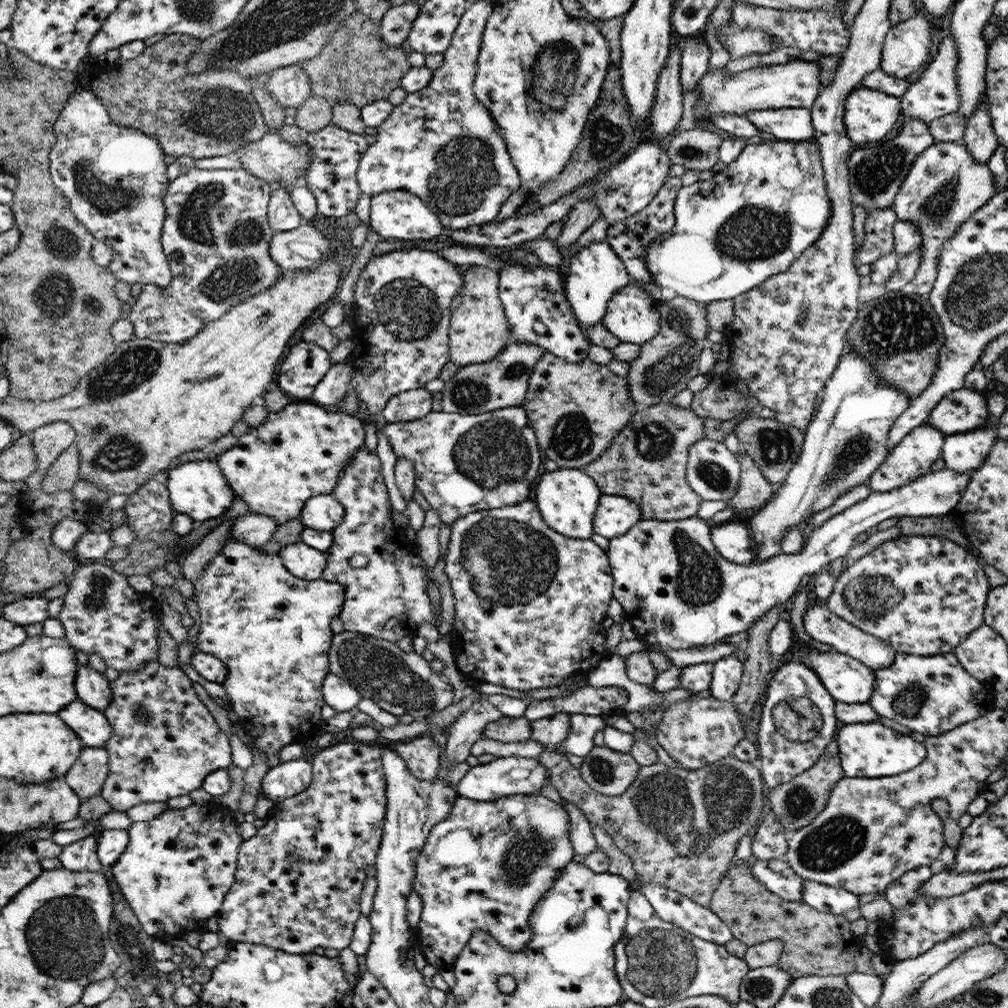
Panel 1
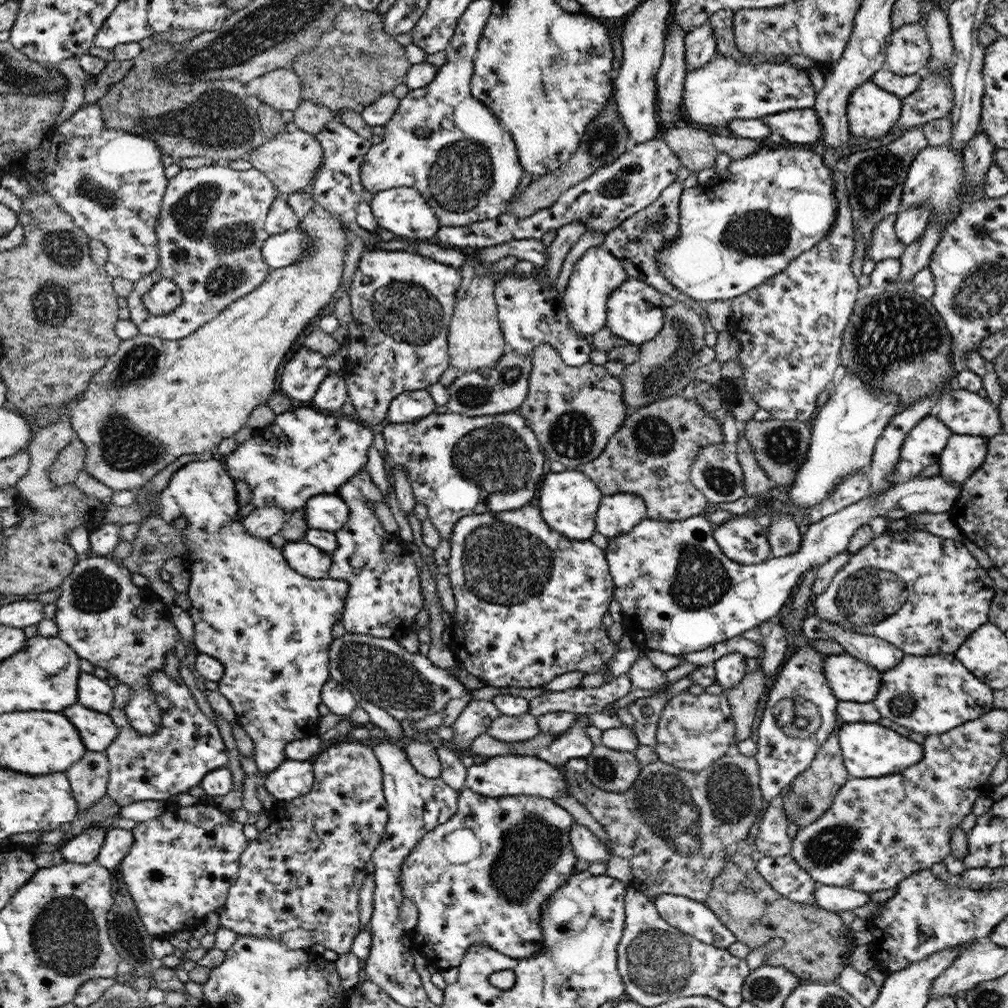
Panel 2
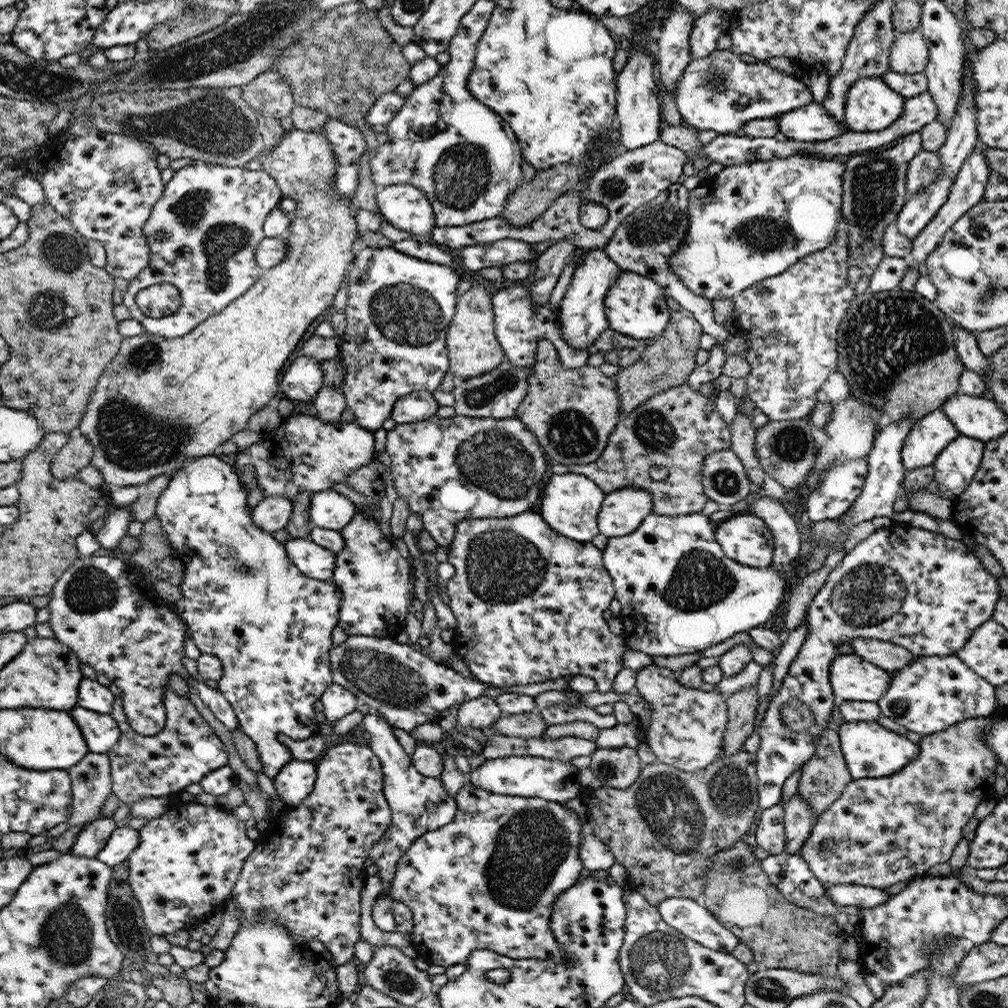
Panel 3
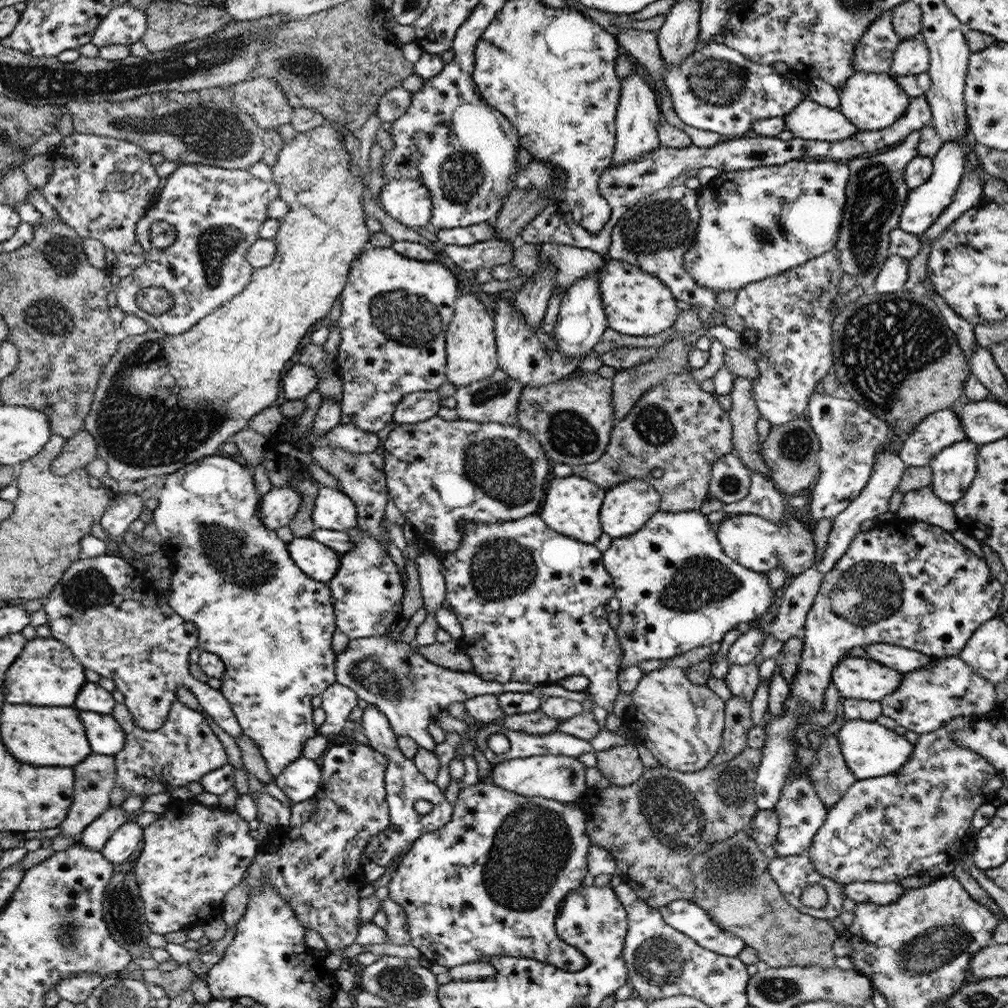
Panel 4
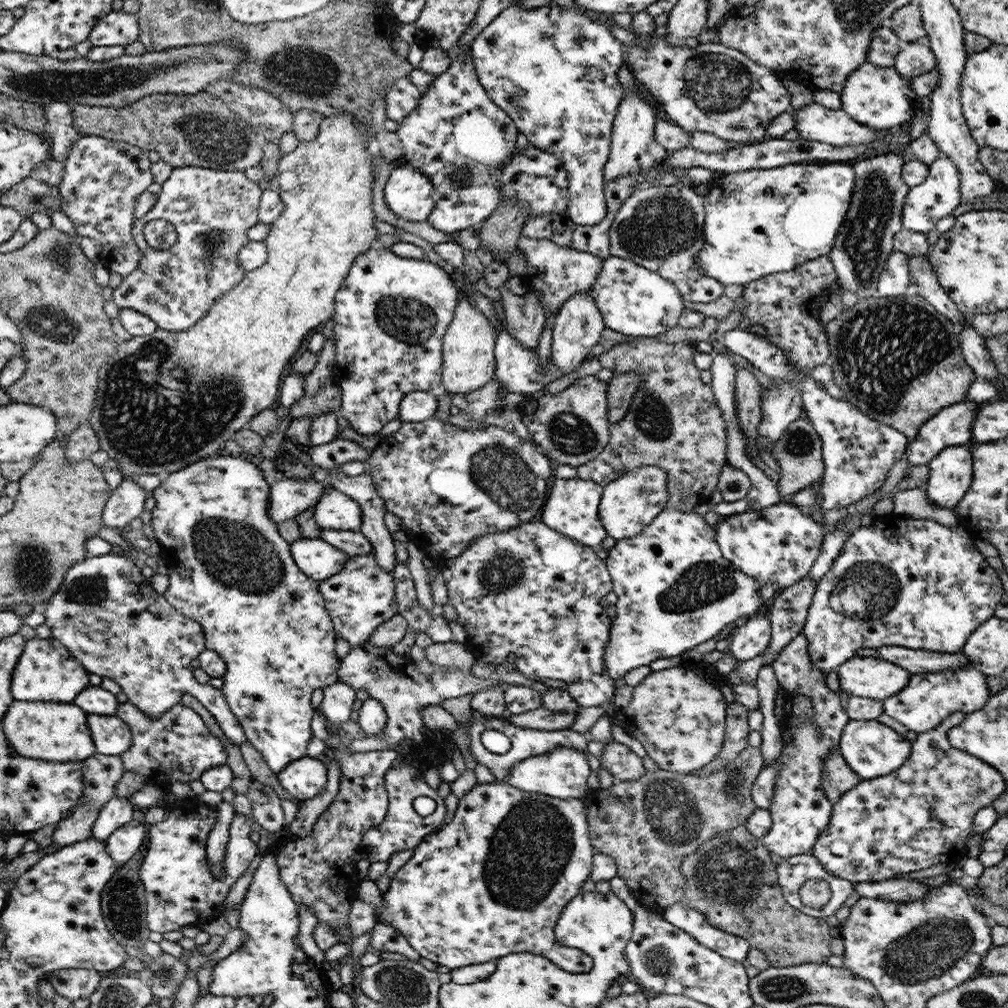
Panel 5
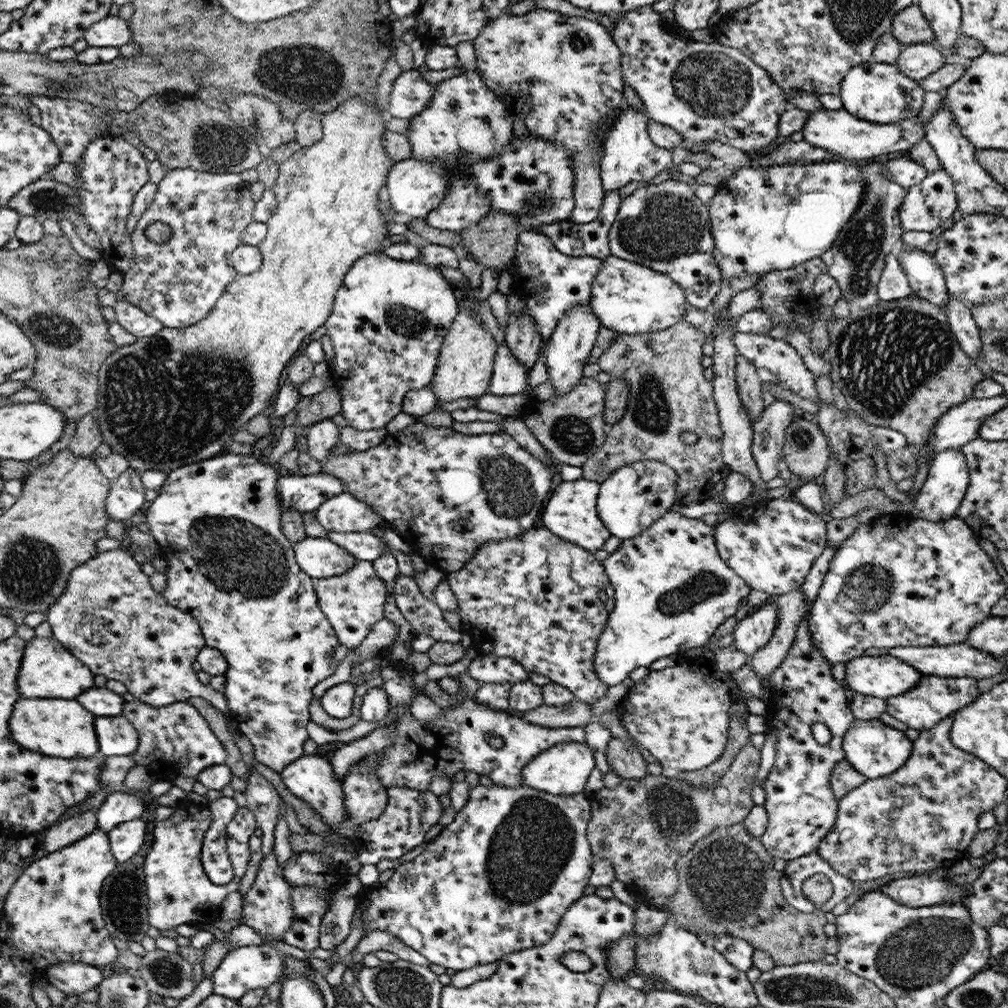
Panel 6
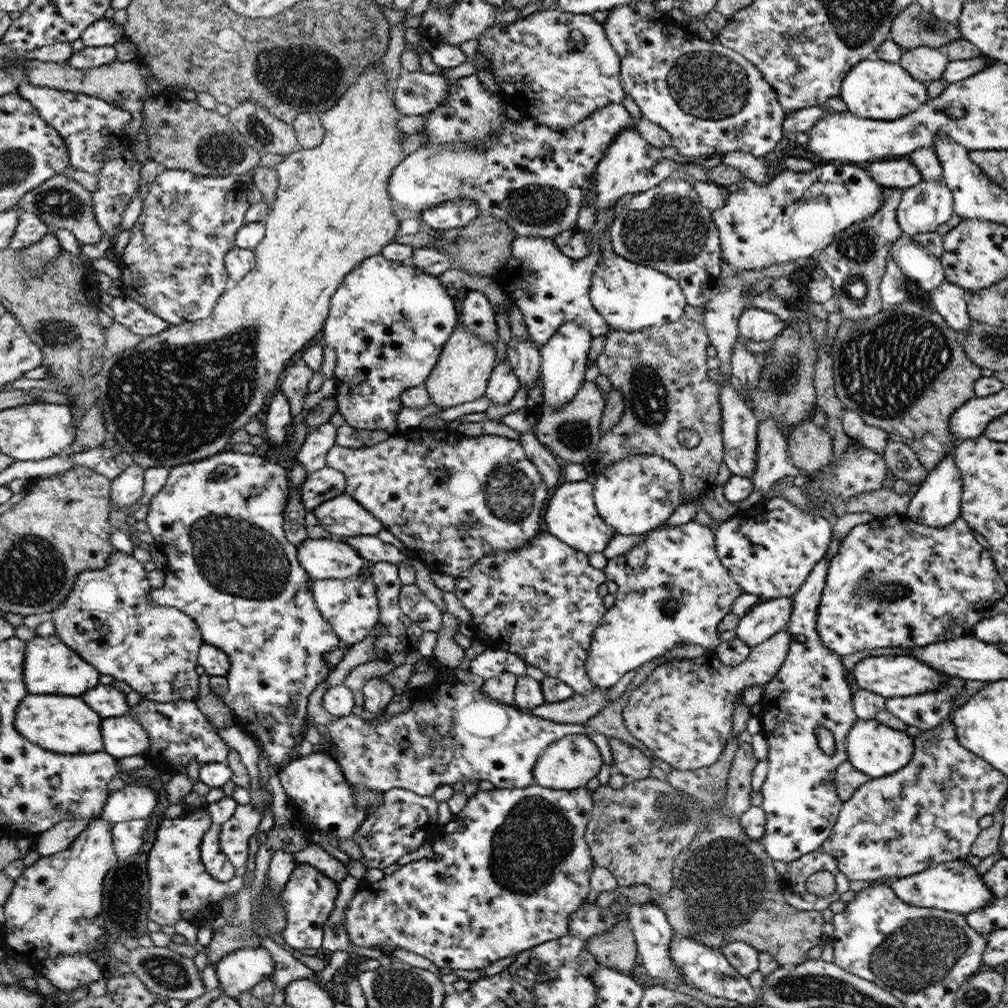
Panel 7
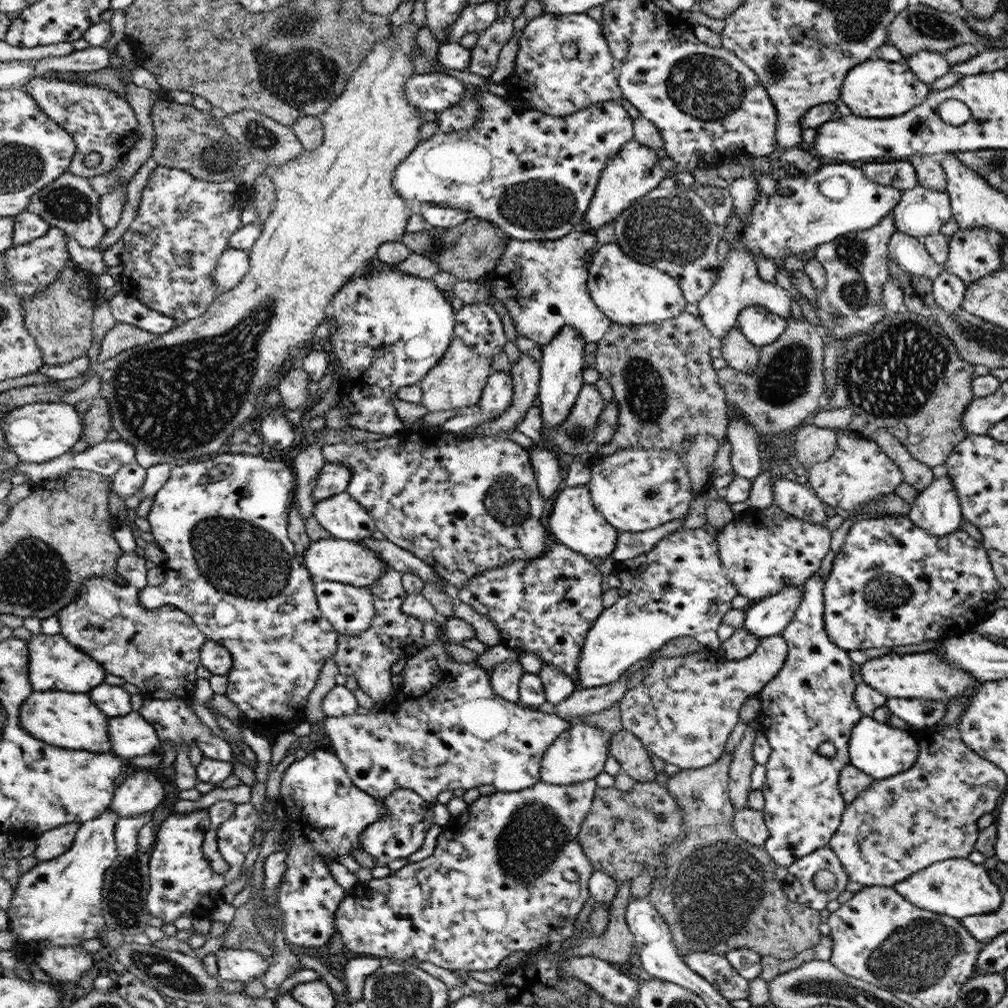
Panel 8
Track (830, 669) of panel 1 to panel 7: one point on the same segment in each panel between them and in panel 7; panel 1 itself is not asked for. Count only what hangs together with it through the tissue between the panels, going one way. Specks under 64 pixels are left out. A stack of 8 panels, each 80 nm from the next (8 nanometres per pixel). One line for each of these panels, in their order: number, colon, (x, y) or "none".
2: (851, 680)
3: (852, 678)
4: (855, 677)
5: (867, 677)
6: (884, 676)
7: (889, 676)

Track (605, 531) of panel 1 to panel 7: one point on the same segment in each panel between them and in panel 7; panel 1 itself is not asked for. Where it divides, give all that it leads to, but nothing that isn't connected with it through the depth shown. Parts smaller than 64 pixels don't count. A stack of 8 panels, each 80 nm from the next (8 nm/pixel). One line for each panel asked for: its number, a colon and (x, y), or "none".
2: (618, 514)
3: (623, 511)
4: (627, 507)
5: (629, 504)
6: (634, 497)
7: (635, 495)

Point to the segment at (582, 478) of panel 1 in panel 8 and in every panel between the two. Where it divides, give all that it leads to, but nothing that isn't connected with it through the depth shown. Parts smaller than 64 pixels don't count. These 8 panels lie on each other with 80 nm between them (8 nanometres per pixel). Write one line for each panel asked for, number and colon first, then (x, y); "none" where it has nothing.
2: (569, 501)
3: (571, 504)
4: (573, 504)
5: (572, 508)
6: (572, 513)
7: (572, 516)
8: (574, 520)

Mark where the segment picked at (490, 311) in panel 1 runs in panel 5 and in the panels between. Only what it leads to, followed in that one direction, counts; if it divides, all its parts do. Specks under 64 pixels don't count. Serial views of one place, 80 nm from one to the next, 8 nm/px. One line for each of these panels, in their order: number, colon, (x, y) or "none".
2: (477, 341)
3: (476, 349)
4: (473, 354)
5: (469, 362)

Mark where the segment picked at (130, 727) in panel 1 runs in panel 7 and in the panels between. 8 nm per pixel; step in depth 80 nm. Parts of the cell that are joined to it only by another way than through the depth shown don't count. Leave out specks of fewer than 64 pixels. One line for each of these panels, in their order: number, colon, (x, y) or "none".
2: (187, 746)
3: (186, 749)
4: (184, 749)
5: (176, 747)
6: (176, 740)
7: (179, 732)

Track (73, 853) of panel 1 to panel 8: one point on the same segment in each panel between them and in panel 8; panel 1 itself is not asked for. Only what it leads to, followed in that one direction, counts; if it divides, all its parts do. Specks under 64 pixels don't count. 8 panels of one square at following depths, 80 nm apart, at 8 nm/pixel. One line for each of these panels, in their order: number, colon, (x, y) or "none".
2: (84, 848)
3: (90, 842)
4: (97, 834)
5: (118, 811)
6: (118, 807)
7: (135, 801)
8: (141, 792)

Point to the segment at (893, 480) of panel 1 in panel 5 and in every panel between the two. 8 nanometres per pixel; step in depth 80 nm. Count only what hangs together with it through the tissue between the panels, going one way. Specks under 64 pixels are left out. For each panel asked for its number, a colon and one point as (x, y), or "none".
2: (924, 444)
3: (928, 437)
4: (941, 429)
5: (952, 426)

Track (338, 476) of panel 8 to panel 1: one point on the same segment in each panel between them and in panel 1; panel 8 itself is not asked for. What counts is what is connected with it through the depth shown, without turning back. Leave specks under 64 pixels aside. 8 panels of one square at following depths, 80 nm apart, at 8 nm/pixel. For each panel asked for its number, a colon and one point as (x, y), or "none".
1: (255, 529)
2: (265, 522)
3: (272, 513)
4: (279, 505)
5: (289, 497)
6: (305, 493)
7: (322, 486)

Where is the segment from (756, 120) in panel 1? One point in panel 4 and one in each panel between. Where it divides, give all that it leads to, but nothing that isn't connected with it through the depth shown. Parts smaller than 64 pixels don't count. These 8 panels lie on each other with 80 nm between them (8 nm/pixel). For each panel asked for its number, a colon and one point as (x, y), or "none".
2: (801, 127)
3: (810, 123)
4: (809, 120)

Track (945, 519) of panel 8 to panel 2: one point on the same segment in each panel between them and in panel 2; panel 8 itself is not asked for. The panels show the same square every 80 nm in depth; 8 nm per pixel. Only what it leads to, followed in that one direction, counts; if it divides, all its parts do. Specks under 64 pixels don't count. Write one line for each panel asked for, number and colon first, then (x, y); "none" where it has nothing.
2: (963, 455)
3: (957, 464)
4: (953, 470)
5: (950, 472)
6: (938, 499)
7: (937, 502)

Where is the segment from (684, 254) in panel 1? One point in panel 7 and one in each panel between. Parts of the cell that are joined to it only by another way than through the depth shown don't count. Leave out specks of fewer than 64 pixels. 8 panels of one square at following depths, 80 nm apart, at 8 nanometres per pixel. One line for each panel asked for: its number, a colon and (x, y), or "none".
2: (738, 229)
3: (752, 221)
4: (757, 223)
5: (758, 222)
6: (762, 219)
7: (759, 226)

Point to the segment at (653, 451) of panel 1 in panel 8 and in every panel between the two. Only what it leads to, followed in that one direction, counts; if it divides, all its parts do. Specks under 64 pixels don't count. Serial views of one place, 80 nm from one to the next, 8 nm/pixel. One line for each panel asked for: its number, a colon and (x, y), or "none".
2: (668, 435)
3: (678, 428)
4: (676, 427)
5: (674, 423)
6: (669, 395)
7: (662, 372)
8: (663, 381)

